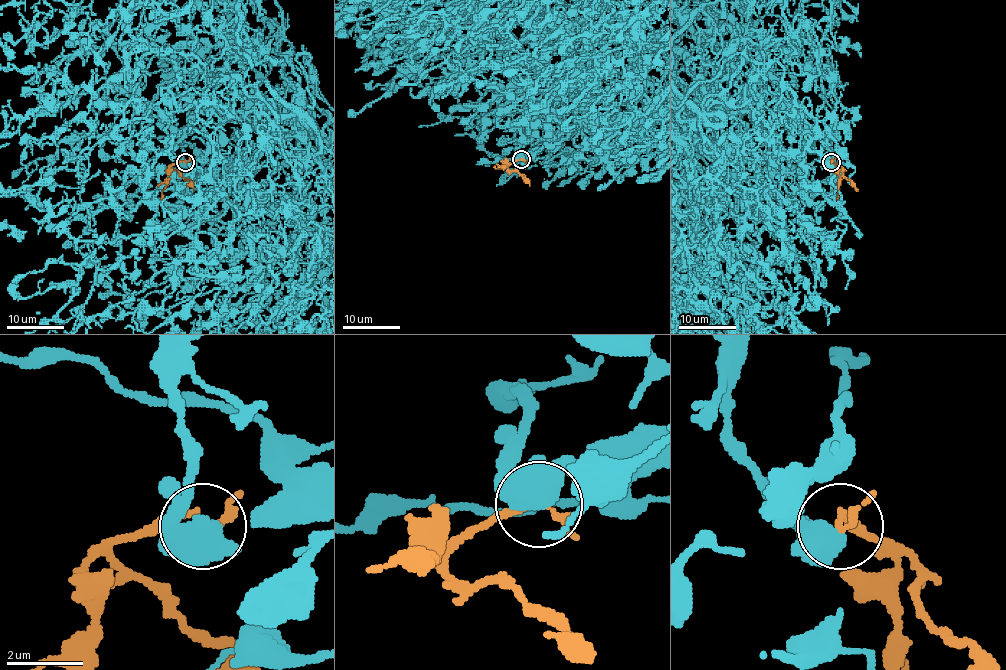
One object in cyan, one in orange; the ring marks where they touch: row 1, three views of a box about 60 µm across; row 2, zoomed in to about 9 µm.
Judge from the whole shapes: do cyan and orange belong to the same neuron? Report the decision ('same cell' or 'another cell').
another cell

